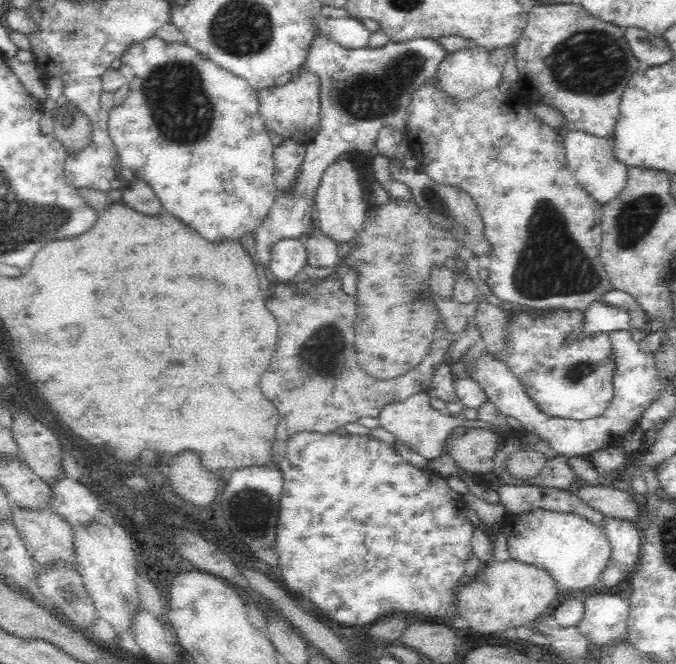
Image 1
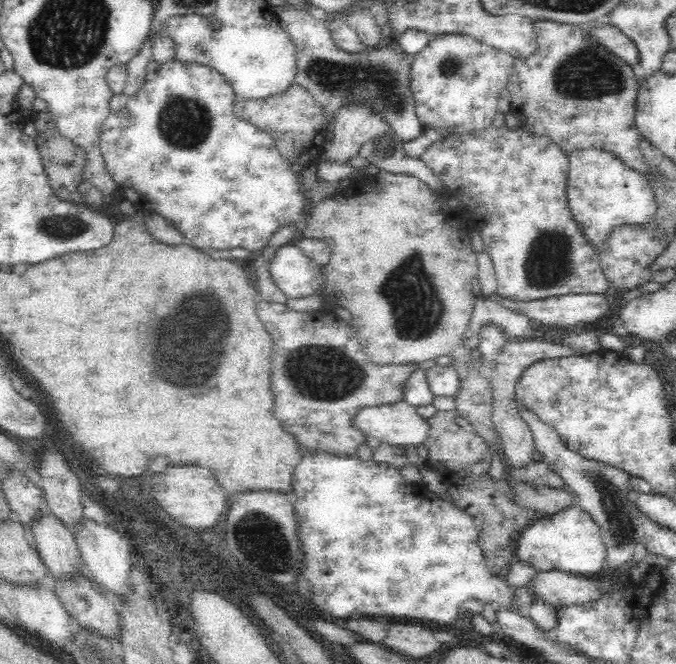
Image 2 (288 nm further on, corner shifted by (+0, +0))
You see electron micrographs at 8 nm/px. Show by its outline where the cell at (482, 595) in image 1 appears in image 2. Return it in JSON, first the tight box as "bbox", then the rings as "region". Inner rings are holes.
{"bbox":[506,568,600,612],"region":[[[554,568],[534,572],[526,584],[510,586],[510,590],[512,600],[506,610],[514,612],[528,612],[538,600],[560,610],[566,606],[582,606],[600,596],[600,586],[594,580]]]}

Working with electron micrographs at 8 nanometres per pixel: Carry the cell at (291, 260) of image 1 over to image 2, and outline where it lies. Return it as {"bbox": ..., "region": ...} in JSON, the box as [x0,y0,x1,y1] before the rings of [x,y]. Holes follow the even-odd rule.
{"bbox":[268,242,324,298],"region":[[[298,242],[286,244],[276,252],[268,264],[268,274],[290,298],[314,296],[324,288],[322,268],[304,256]]]}

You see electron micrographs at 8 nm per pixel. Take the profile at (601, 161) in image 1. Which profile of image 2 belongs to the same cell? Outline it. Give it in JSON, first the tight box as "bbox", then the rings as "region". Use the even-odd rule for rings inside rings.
{"bbox":[568,148,656,244],"region":[[[580,148],[570,154],[568,198],[572,212],[584,224],[586,236],[596,244],[604,240],[610,226],[622,222],[646,222],[656,208],[654,194],[644,180],[644,174],[602,148]]]}

